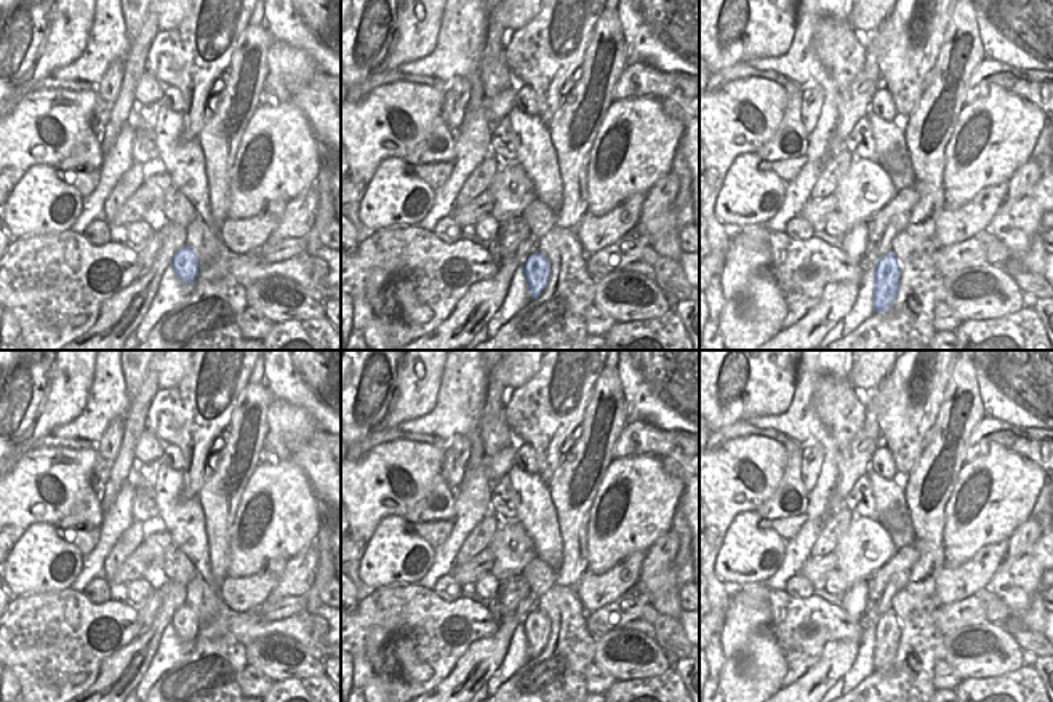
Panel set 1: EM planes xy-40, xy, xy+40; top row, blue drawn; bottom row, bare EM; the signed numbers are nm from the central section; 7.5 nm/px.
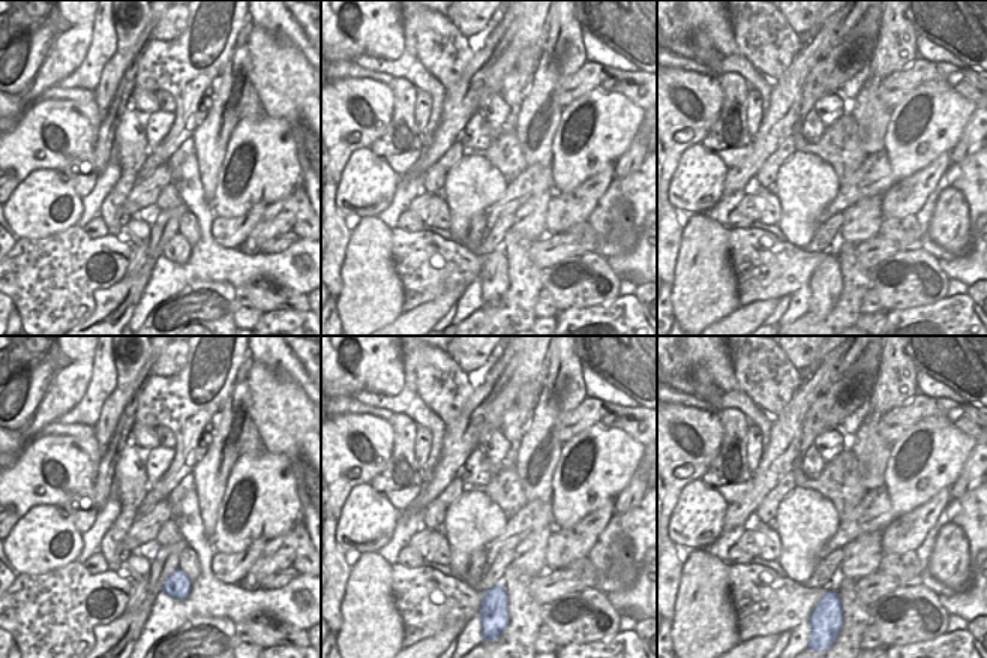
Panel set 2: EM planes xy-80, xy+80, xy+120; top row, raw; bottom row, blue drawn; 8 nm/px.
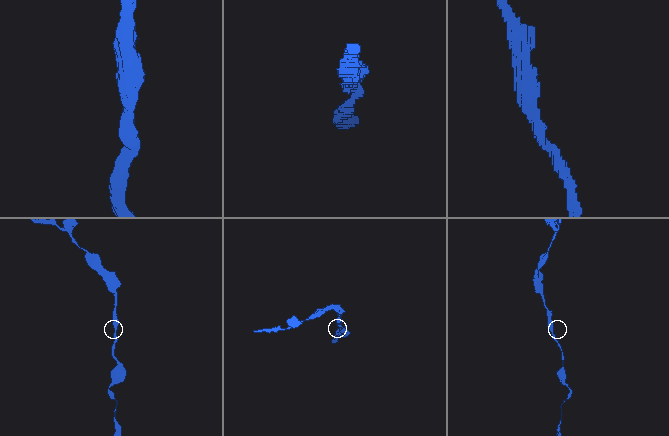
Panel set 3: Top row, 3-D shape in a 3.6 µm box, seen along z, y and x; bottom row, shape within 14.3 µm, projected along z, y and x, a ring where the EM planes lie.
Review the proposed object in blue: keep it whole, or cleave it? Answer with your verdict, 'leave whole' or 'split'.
leave whole

